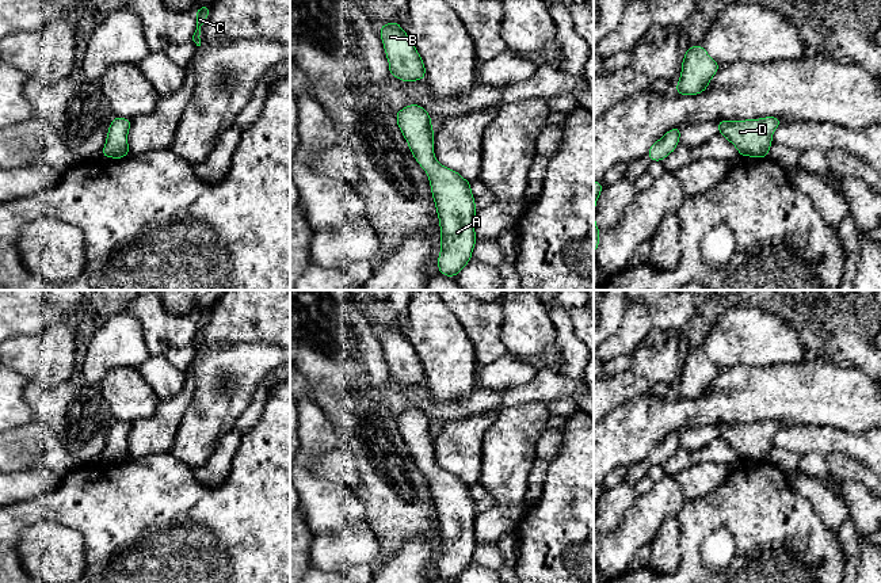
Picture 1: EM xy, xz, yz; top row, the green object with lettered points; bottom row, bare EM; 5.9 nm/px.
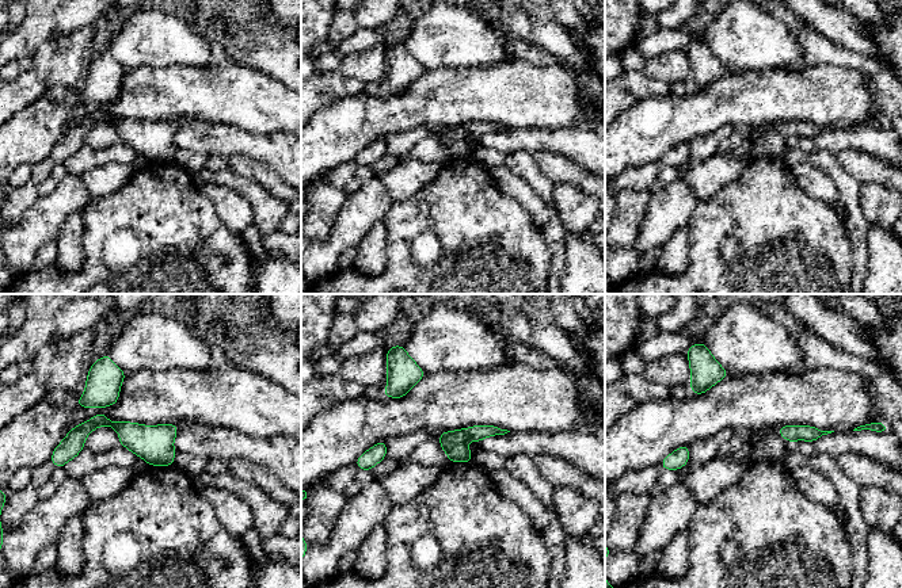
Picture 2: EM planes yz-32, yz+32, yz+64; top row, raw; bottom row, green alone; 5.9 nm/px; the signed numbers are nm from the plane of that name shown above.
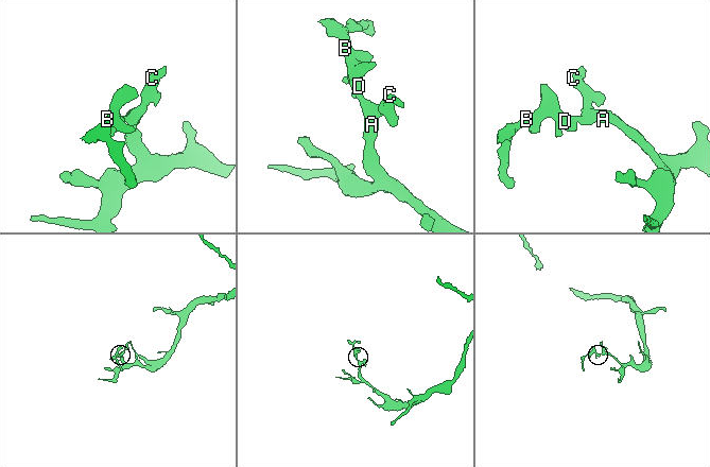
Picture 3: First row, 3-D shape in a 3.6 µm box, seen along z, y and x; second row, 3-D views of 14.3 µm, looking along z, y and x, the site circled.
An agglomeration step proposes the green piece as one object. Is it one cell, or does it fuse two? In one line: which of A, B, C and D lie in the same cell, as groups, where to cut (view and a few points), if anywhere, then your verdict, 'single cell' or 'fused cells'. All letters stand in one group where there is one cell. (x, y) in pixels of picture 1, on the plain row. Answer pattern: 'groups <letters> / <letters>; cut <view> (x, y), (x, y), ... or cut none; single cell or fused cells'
groups A B C D; cut none; single cell

